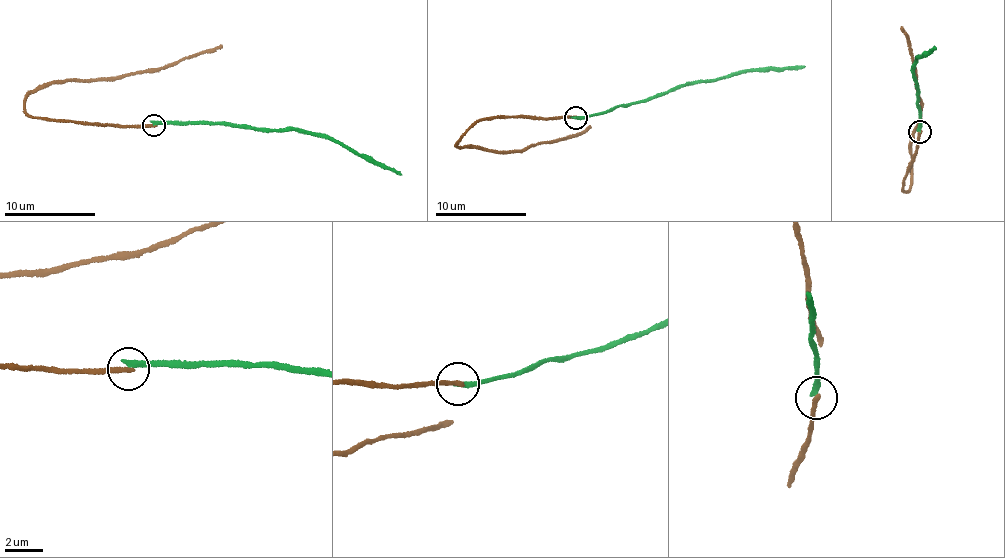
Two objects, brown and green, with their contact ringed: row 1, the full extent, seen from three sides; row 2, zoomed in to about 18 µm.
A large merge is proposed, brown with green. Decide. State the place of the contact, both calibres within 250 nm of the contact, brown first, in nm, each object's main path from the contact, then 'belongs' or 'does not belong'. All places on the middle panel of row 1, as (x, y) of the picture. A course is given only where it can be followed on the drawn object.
(575, 117) | 240/280 nm | brown via (576, 117), (526, 115), (480, 118), (455, 144), (522, 152), (533, 145), (567, 138), (591, 128) | green via (576, 117), (585, 119), (626, 107), (689, 84), (707, 83), (744, 72), (797, 71), (805, 66) | does not belong

